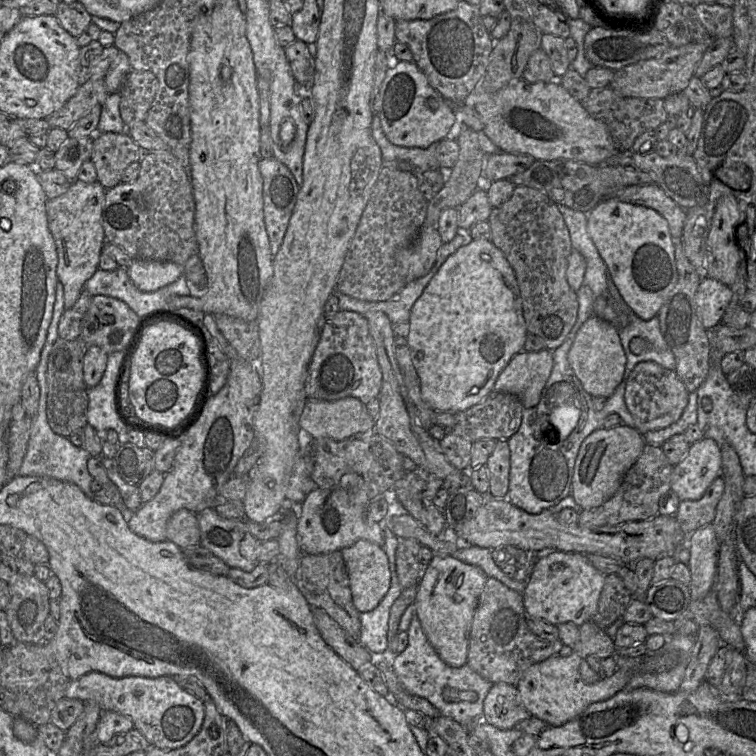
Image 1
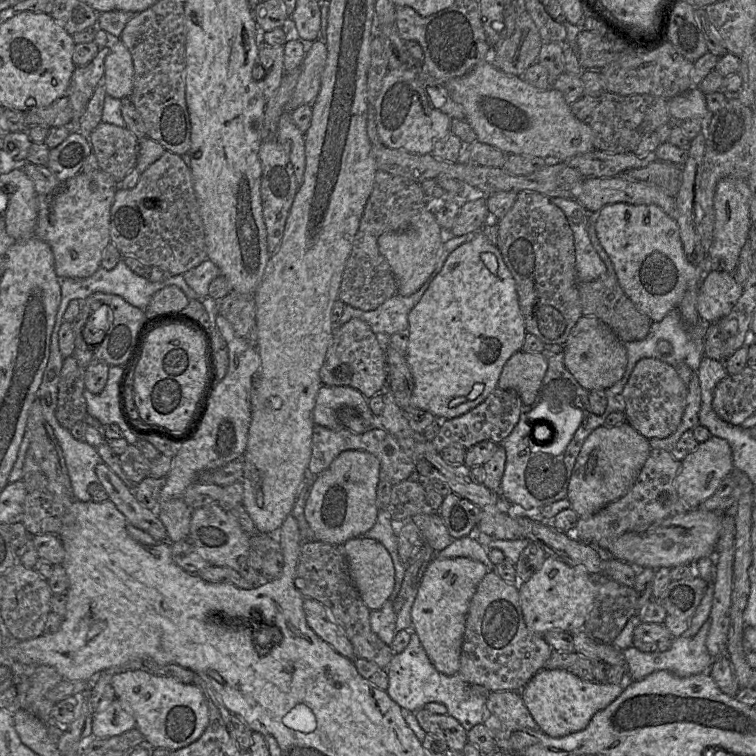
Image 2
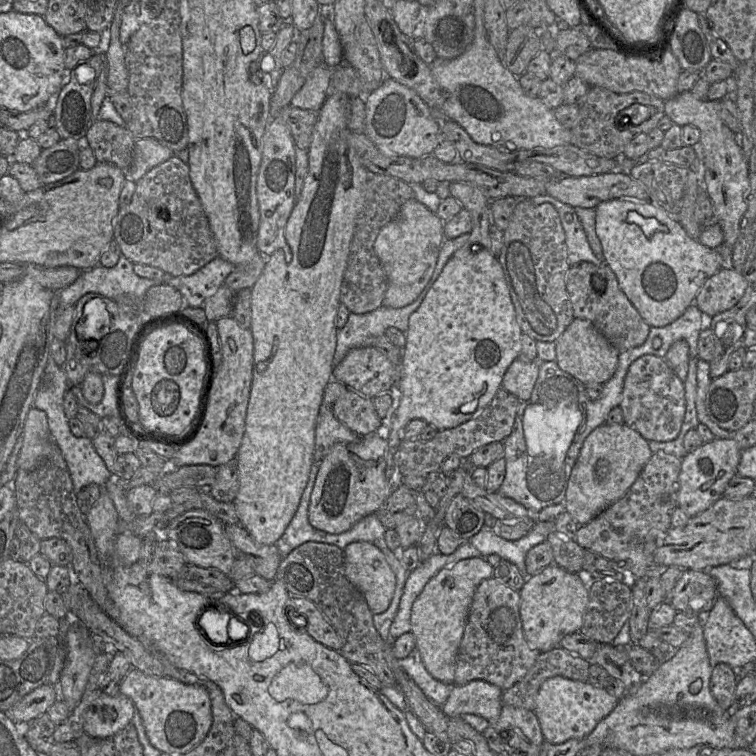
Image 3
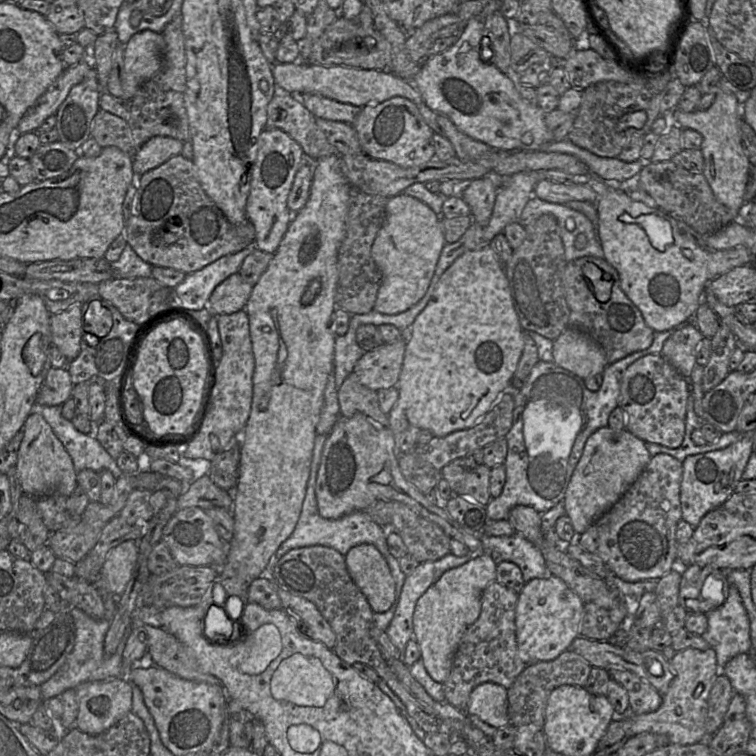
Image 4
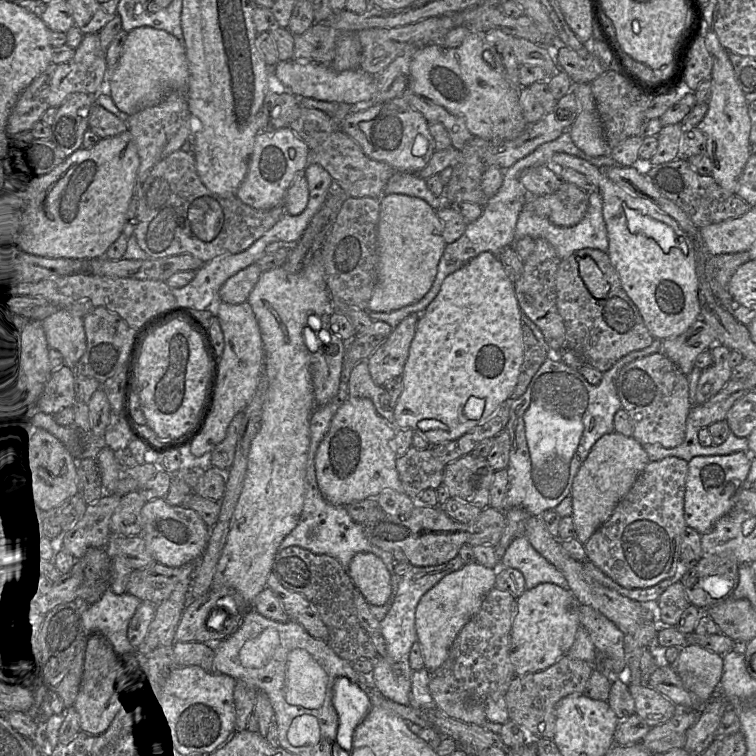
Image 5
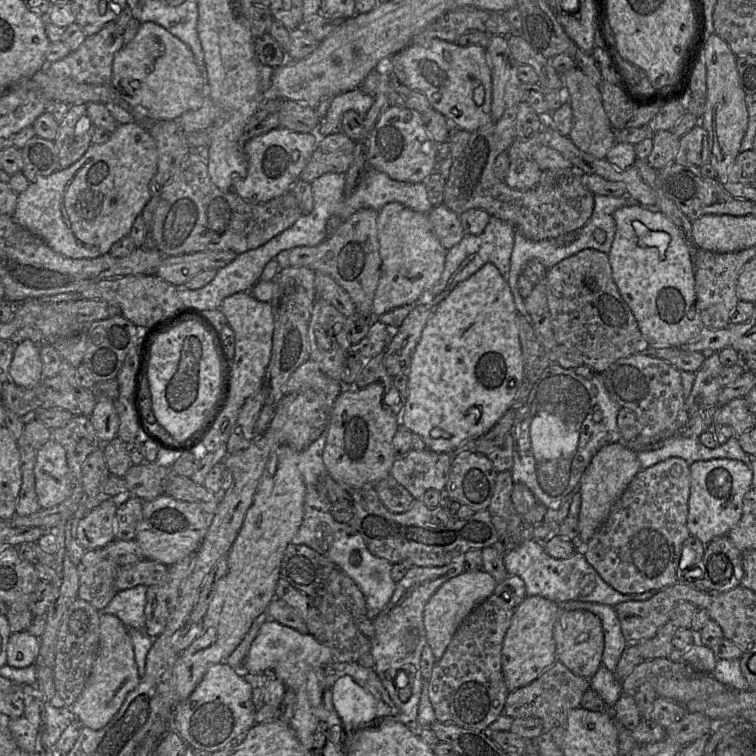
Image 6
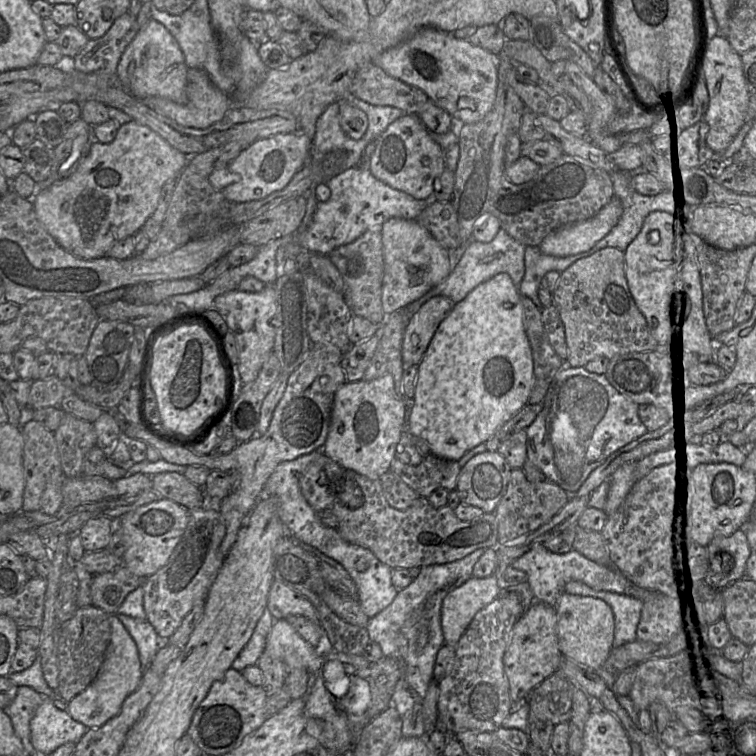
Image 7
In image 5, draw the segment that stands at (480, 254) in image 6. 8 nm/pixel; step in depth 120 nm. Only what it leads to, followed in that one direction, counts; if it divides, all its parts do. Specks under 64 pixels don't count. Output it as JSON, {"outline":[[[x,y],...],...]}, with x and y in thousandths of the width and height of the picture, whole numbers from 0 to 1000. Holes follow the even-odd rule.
{"outline":[[[753,172],[739,180],[737,184],[720,189],[710,194],[704,202],[685,212],[681,217],[669,225],[665,225],[665,242],[657,255],[649,261],[644,270],[639,274],[636,286],[628,292],[619,295],[614,310],[602,320],[590,323],[587,333],[579,349],[579,357],[575,370],[569,384],[562,392],[550,401],[538,403],[526,410],[517,413],[487,413],[492,425],[505,425],[512,427],[517,434],[524,434],[528,427],[542,415],[552,414],[557,417],[563,406],[574,397],[582,385],[583,377],[589,368],[608,356],[624,341],[638,333],[649,333],[660,341],[660,336],[667,328],[681,321],[681,300],[688,282],[694,270],[702,263],[702,257],[692,246],[688,239],[688,230],[701,221],[714,218],[729,218],[729,210],[735,202],[749,202],[776,212],[778,214],[791,220],[794,224],[800,224],[813,217],[807,205],[796,208],[782,208],[767,198],[757,187]]]}

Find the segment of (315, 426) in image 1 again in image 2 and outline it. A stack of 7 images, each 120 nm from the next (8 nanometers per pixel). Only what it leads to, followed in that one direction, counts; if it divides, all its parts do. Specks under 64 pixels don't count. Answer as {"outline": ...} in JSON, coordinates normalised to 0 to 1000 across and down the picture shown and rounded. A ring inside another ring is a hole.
{"outline":[[[427,509],[419,524],[414,544],[417,562],[446,567],[454,565],[447,556],[447,542],[454,537],[463,537],[474,544],[488,567],[507,567],[503,553],[489,541],[488,528],[474,516],[462,511]]]}

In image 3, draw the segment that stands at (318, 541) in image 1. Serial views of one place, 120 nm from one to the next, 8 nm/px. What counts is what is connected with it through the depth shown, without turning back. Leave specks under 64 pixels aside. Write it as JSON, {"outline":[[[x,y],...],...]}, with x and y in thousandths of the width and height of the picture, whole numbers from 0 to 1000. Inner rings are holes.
{"outline":[[[497,570],[472,585],[444,586],[423,612],[409,668],[409,690],[425,702],[448,706],[462,701],[480,684],[496,679],[521,651],[509,630],[512,582]]]}

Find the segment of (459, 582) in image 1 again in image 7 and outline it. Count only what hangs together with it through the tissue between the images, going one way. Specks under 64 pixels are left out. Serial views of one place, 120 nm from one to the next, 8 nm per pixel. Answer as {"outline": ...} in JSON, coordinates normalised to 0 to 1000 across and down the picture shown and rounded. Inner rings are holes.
{"outline":[[[651,761],[636,766],[623,763],[593,784],[583,804],[587,853],[602,856],[630,811],[648,799],[660,782],[657,766]]]}

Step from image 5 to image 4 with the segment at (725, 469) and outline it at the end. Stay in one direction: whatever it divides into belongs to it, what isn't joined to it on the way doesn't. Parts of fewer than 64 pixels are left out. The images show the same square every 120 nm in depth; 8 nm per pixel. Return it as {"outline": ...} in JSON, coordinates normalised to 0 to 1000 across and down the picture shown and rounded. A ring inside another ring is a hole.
{"outline":[[[983,574],[978,583],[958,594],[909,603],[902,611],[899,643],[902,688],[919,698],[937,677],[952,671],[971,652],[974,642],[981,635],[981,627],[995,598],[995,574]]]}

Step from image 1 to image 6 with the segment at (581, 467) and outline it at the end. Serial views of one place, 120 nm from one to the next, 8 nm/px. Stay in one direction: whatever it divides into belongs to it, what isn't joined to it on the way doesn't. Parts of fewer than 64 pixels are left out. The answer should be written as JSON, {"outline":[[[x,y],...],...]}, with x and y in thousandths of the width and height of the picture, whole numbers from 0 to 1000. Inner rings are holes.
{"outline":[[[825,585],[804,587],[787,601],[766,638],[769,669],[763,687],[765,718],[769,724],[776,720],[798,694],[812,668],[847,623],[843,599],[832,594]]]}

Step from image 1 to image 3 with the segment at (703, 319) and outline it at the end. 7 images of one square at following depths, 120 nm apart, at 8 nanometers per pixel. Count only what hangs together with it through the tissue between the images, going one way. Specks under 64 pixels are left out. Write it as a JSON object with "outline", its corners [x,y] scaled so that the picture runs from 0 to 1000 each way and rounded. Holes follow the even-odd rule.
{"outline":[[[954,354],[937,368],[926,381],[918,402],[937,419],[967,409],[981,394],[988,370],[980,358]]]}

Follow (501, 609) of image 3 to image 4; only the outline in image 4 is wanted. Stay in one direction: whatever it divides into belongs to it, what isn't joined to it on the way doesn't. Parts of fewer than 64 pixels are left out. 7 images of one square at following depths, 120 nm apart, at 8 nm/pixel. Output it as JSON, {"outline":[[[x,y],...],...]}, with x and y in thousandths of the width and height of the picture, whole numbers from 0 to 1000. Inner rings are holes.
{"outline":[[[656,769],[647,772],[639,782],[635,813],[632,819],[618,831],[611,843],[599,872],[595,893],[593,898],[586,902],[589,927],[606,939],[616,942],[622,918],[630,907],[638,903],[651,902],[672,911],[697,881],[689,869],[683,845],[681,810],[684,794],[685,786]]]}

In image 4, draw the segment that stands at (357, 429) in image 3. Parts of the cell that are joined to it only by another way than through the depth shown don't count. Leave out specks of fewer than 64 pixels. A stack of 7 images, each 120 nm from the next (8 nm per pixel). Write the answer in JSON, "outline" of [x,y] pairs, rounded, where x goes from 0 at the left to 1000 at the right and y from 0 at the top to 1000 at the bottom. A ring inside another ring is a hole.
{"outline":[[[464,493],[447,513],[446,525],[450,552],[464,552],[471,546],[479,546],[513,566],[513,548],[503,541],[499,517],[476,508],[468,495]]]}

